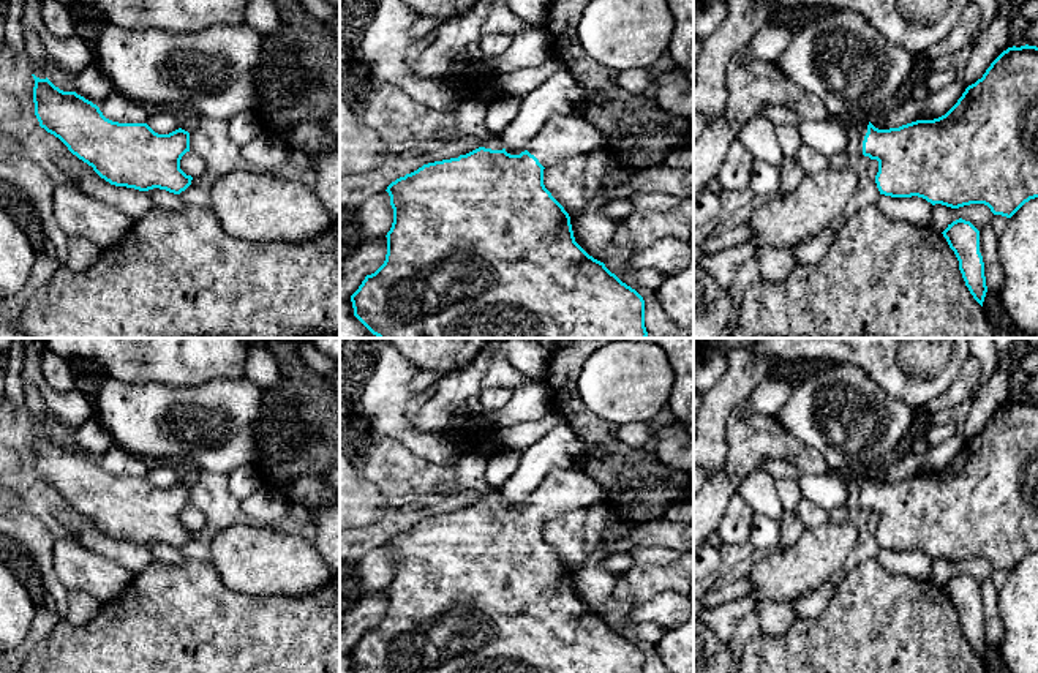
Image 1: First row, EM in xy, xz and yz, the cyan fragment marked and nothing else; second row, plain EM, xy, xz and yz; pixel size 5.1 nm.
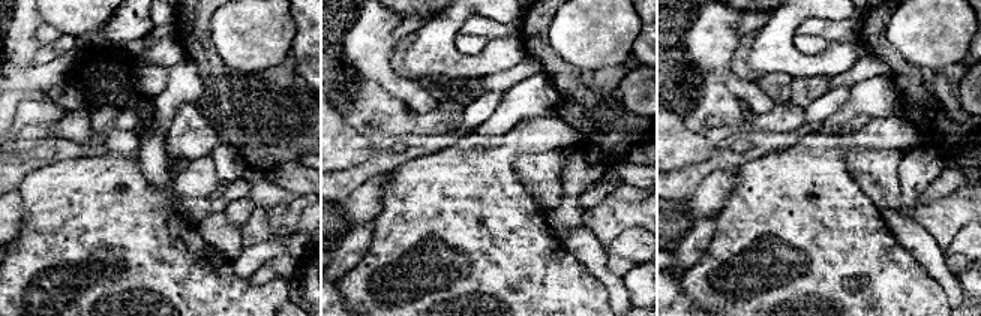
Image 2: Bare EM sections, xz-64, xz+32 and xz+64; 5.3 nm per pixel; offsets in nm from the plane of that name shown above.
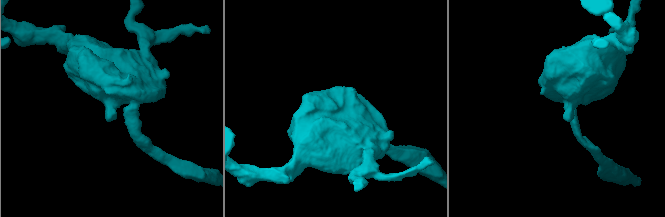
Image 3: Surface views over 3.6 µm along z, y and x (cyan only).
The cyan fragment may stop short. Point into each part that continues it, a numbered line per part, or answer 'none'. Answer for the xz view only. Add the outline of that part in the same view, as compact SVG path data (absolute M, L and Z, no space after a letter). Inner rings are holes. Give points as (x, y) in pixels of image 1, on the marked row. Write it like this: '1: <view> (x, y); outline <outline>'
1: xz (561, 136); outline M551 115L525 150L547 167L559 160L605 149L605 136L578 115Z

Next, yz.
1: yz (857, 131); outline M847 122L842 125L848 130L845 153L848 156L863 155L863 141L869 123Z

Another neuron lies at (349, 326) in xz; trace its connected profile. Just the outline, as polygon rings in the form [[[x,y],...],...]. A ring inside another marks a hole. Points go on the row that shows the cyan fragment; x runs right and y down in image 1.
[[[351,297],[340,299],[340,338],[379,338],[354,316]]]

